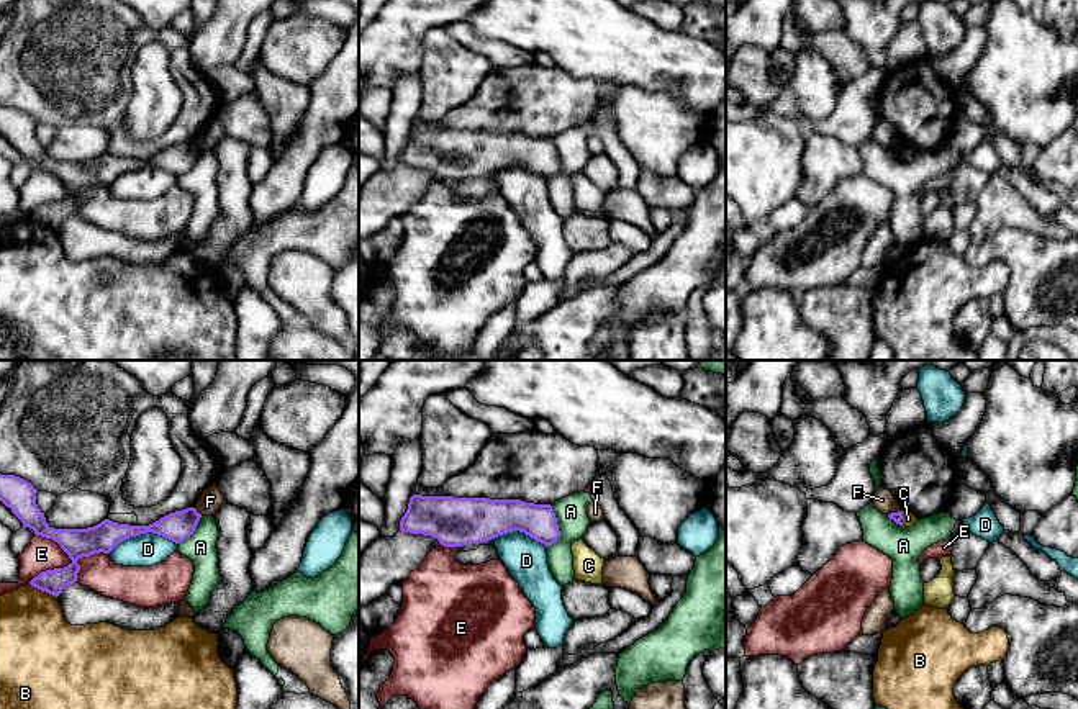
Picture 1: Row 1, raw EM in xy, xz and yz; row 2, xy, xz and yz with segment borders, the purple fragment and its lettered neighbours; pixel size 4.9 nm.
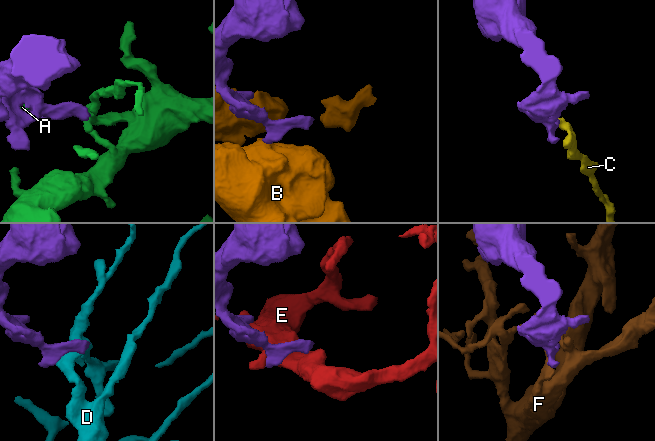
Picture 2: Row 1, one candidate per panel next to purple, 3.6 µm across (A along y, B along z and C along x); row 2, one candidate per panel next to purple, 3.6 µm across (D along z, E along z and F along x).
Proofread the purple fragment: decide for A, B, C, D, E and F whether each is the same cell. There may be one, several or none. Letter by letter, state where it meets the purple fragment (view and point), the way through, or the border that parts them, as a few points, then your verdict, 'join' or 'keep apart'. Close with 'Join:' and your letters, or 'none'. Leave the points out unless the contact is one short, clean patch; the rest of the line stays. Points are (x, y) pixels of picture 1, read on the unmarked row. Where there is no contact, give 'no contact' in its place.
A: meets purple in xz at (557, 161); border along xz (551, 139), (559, 169), (548, 180); keep apart
B: meets purple in xy at (43, 223); keep apart
C: meets purple in yz at (901, 151); border along yz (901, 144), (901, 156), (905, 159); keep apart
D: meets purple in xy at (143, 166); keep apart
E: meets purple in xy at (61, 202); keep apart
F: meets purple in xy at (199, 146); border along xy (194, 141), (202, 148); keep apart
Join: none

